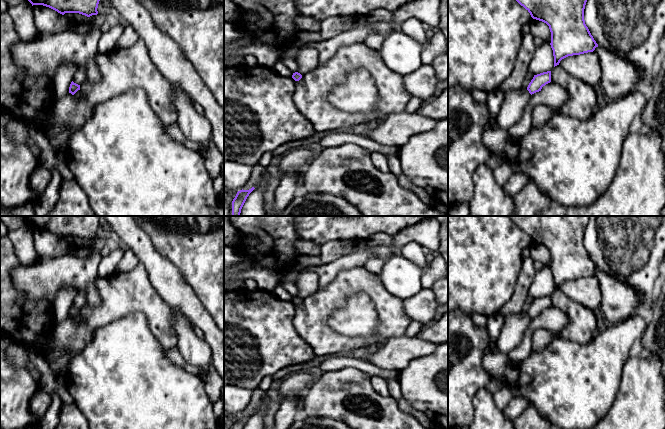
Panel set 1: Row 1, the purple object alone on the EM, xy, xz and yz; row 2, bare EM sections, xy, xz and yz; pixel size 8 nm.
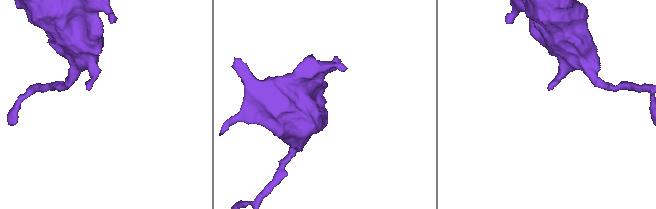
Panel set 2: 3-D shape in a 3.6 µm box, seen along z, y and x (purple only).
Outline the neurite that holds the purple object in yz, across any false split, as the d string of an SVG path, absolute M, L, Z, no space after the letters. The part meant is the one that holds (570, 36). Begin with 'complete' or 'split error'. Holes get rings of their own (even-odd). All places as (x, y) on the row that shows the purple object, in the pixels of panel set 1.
complete; M516 0L533 19L549 26L554 67L568 56L593 52L598 44L584 20L587 0Z

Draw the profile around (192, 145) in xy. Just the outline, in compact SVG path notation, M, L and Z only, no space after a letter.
M185 139L183 141L183 144L188 149L199 151L199 152L202 152L203 151L202 148L201 148L201 146L200 146L200 144L197 143L197 142L195 142L195 141L191 141L191 140Z

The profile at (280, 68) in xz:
M278 60L274 64L273 68L278 74L283 77L291 77L293 74L293 72L289 68L287 68L281 60Z

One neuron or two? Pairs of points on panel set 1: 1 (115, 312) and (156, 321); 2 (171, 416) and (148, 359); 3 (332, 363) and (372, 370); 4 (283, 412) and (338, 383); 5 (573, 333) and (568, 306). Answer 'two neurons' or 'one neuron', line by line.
1: one neuron
2: one neuron
3: one neuron
4: two neurons
5: one neuron

